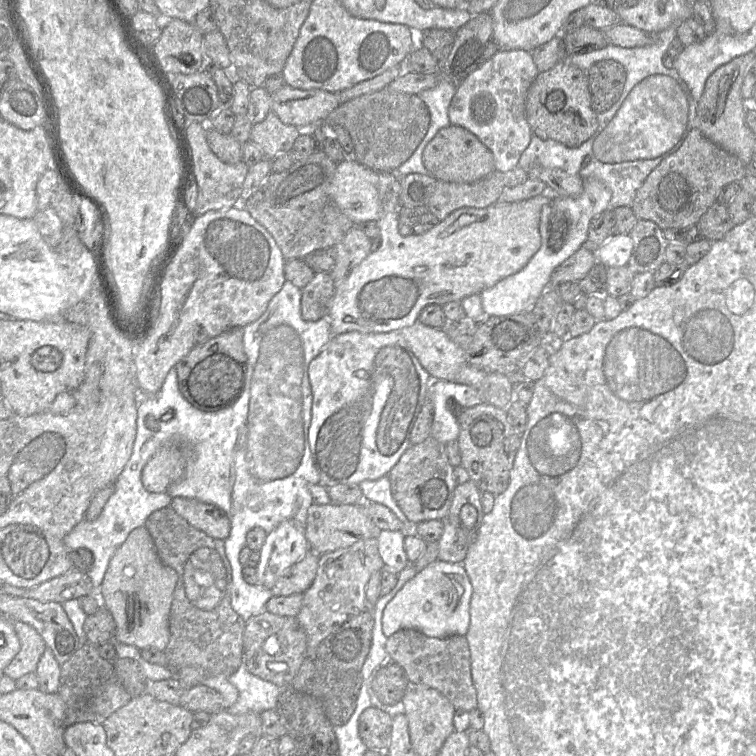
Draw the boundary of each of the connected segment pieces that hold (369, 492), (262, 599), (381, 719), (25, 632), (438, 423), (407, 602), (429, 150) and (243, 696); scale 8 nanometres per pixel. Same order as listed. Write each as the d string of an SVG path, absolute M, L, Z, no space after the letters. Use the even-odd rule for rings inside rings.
M382 476L376 480L365 480L359 484L364 502L374 502L388 507L404 524L405 532L413 532L414 526L406 518L391 492L391 483L388 476Z
M241 565L241 576L240 576L240 581L239 578L236 581L232 581L231 585L231 606L233 610L242 617L244 621L247 621L251 617L254 617L256 615L262 614L266 612L266 604L268 600L273 597L273 593L271 589L268 589L264 586L261 585L250 585L247 582L245 582L243 575L242 575L242 568L243 566Z
M369 707L359 718L359 733L368 749L386 751L390 744L395 711Z
M12 620L20 641L20 650L4 670L4 674L17 680L35 672L47 645L41 635L29 624Z
M444 380L431 382L430 398L433 403L431 436L445 445L459 436L460 426L453 410L455 404L469 408L484 402L478 389Z
M437 559L418 571L387 604L382 618L383 633L390 637L401 629L414 629L434 638L465 636L470 628L472 594L473 587L463 565Z
M450 125L437 132L423 152L423 163L438 181L473 183L495 171L491 151L467 129Z
M244 663L228 680L239 693L237 701L227 709L236 715L276 710L278 698L284 689L253 675Z

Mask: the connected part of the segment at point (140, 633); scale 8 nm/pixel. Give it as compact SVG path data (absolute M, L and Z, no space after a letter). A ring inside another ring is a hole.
M144 526L133 529L112 556L97 590L114 619L114 640L140 650L165 650L170 638L170 610L176 583L177 572L162 563L148 530Z

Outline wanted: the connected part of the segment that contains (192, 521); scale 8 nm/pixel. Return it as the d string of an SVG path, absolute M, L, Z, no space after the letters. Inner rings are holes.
M174 497L170 507L190 525L212 538L225 540L229 536L229 517L216 505L197 499Z

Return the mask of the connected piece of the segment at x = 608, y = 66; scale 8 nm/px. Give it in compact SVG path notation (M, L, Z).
M606 59L592 65L586 73L592 109L596 114L608 111L623 93L627 79L624 66Z

